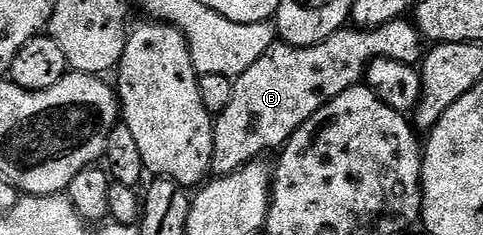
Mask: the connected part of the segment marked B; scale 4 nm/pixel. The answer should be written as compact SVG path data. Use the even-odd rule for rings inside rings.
M398 19L374 29L346 27L317 45L274 43L256 63L251 63L247 71L235 78L231 103L227 103L223 112L216 114L213 123L212 172L217 175L234 173L248 161L258 160L265 155L261 153L269 153L272 149L280 150L290 135L299 127L303 127L303 123L307 123L311 115L315 115L315 111L319 111L331 99L335 99L335 95L343 95L343 91L347 91L352 85L362 84L365 66L369 62L386 57L399 63L417 65L423 57L421 45L423 46L423 38L418 33L416 24L409 19Z

